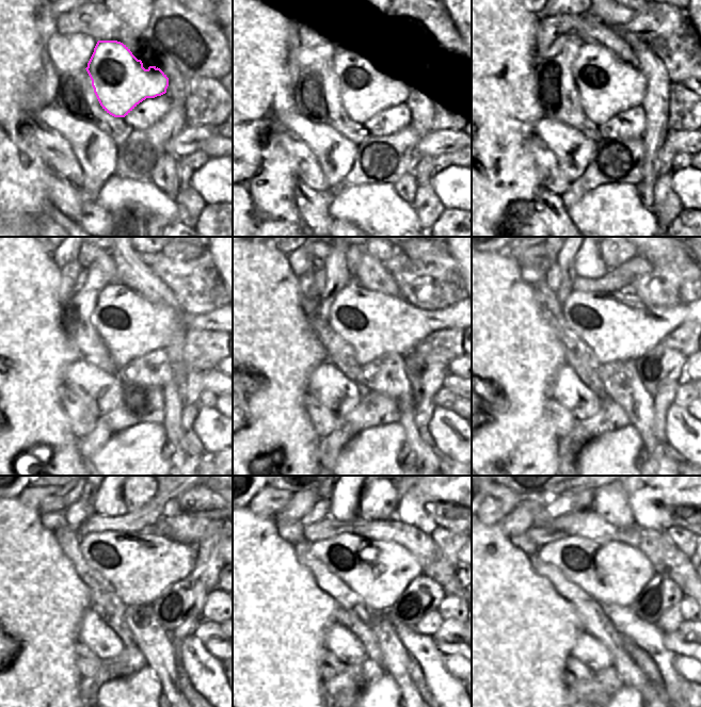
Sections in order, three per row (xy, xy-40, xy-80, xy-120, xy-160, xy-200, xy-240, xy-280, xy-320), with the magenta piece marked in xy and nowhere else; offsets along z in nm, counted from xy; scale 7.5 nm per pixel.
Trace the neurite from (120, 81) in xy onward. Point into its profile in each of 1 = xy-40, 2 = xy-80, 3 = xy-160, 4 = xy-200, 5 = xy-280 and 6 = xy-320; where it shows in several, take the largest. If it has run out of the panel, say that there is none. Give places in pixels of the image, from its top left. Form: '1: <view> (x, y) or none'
1: xy-40 (367, 86)
2: xy-80 (606, 85)
3: xy-160 (373, 324)
4: xy-200 (619, 325)
5: xy-280 (378, 572)
6: xy-320 (610, 572)

